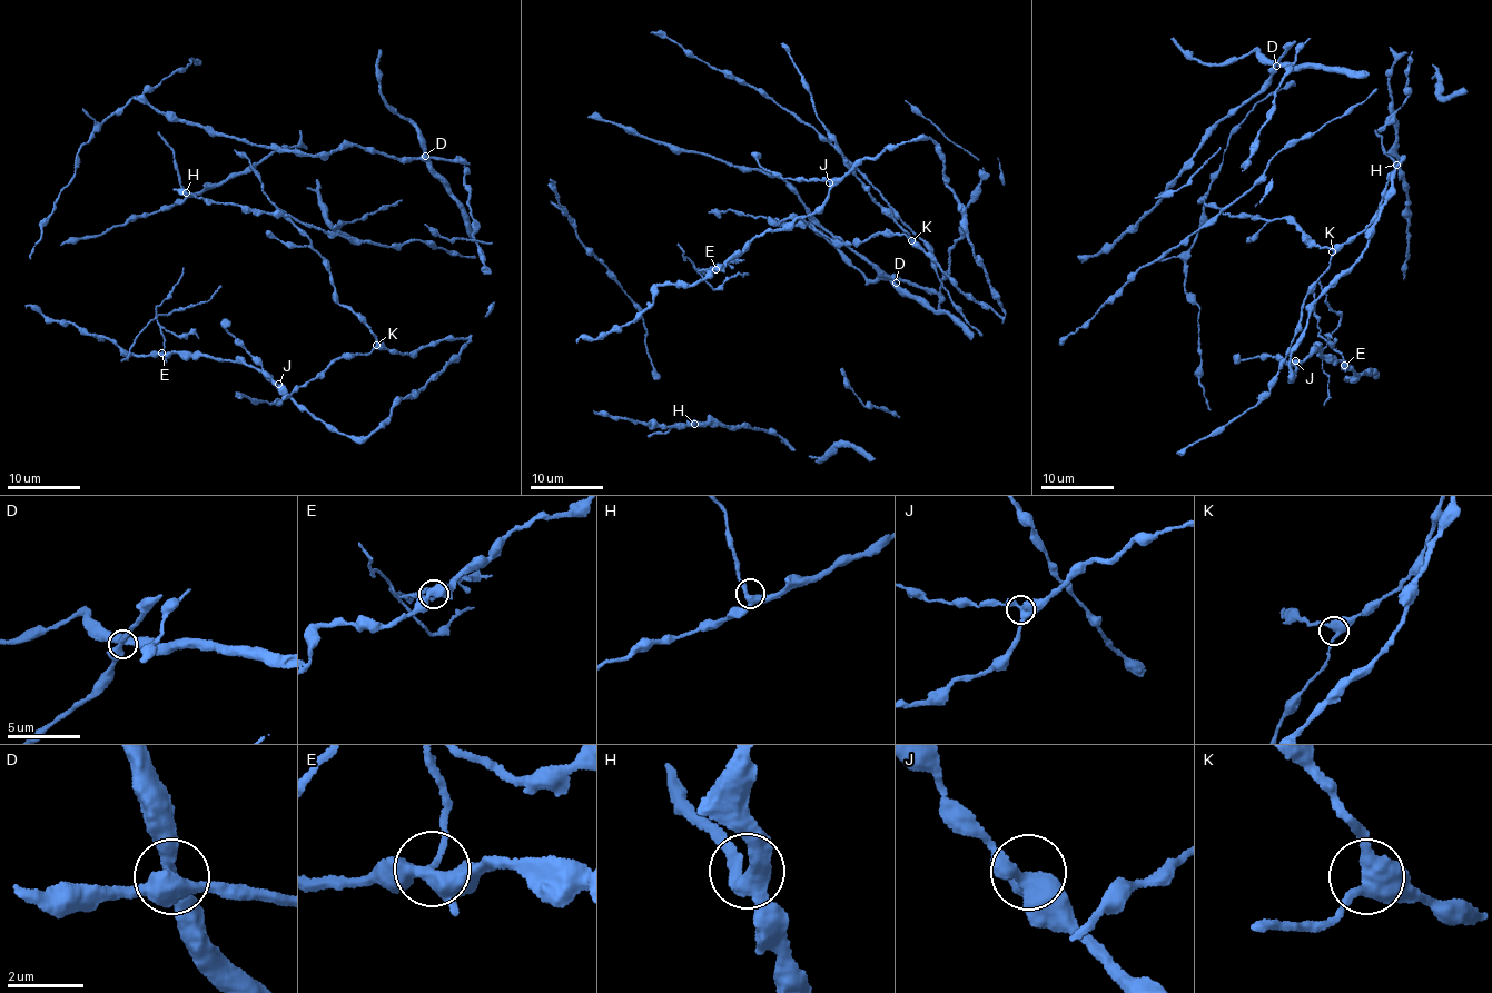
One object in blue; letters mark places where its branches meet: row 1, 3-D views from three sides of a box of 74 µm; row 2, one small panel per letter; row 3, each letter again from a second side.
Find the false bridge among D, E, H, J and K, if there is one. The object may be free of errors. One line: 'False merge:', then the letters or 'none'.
False merge: E

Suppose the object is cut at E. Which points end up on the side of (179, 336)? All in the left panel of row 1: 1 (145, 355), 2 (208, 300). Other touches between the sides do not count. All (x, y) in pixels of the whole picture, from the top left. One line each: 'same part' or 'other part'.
1: other part
2: same part

